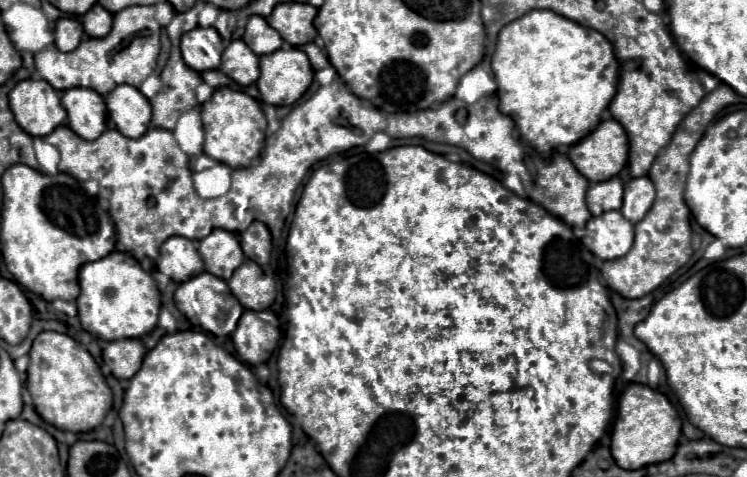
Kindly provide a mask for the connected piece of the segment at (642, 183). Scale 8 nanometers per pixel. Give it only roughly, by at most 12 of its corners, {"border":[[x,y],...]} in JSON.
{"border":[[647,176],[625,184],[621,214],[639,222],[655,200]]}

